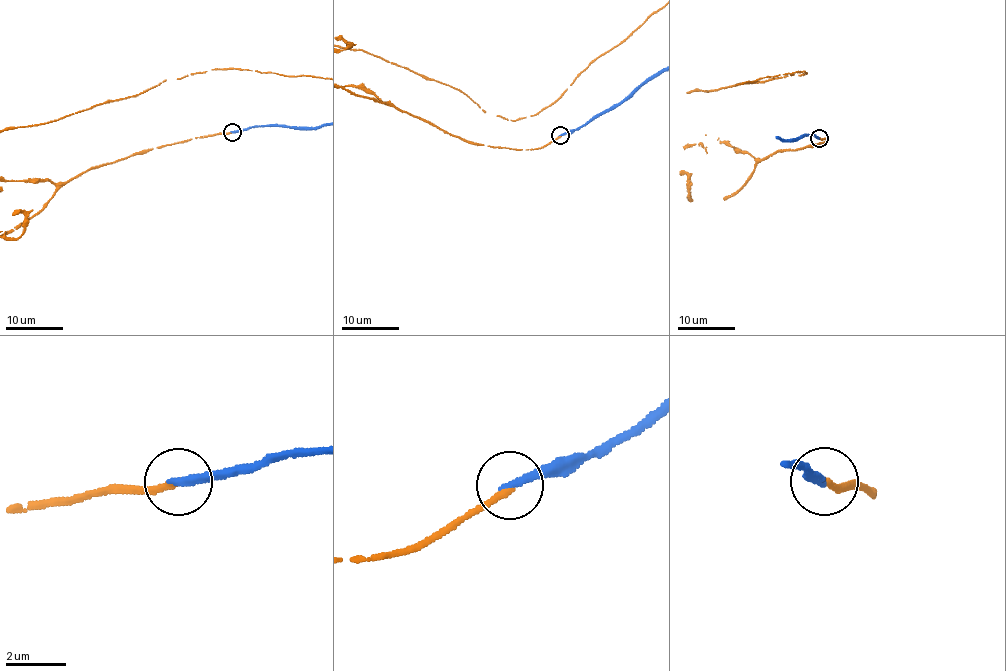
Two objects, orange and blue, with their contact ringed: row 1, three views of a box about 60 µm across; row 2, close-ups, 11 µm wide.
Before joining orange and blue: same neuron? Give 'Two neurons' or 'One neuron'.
Two neurons

